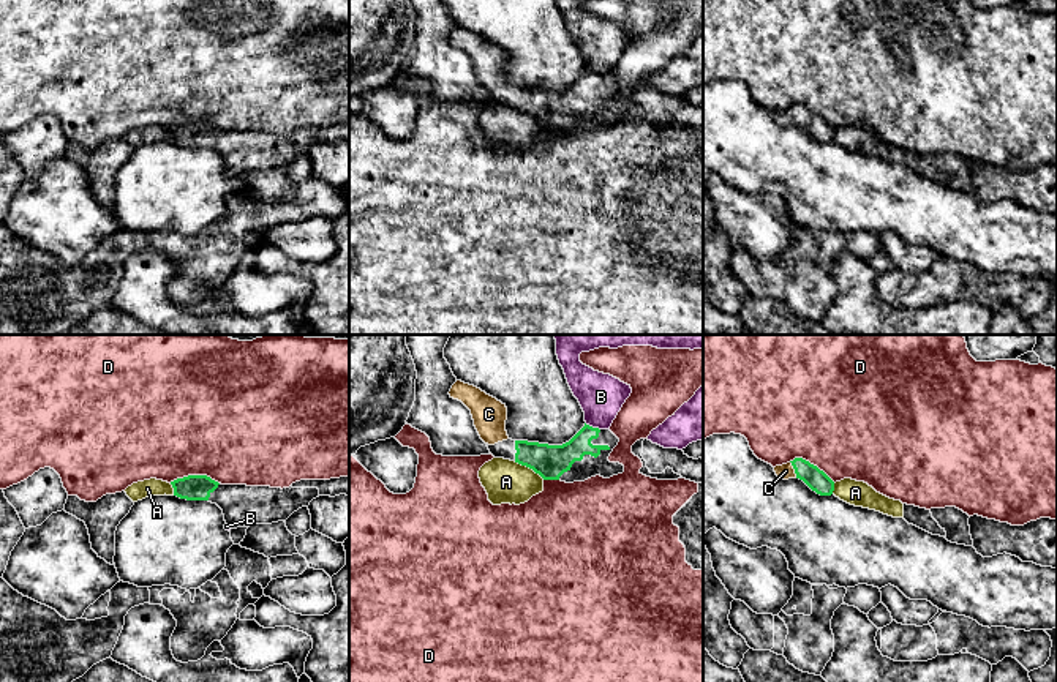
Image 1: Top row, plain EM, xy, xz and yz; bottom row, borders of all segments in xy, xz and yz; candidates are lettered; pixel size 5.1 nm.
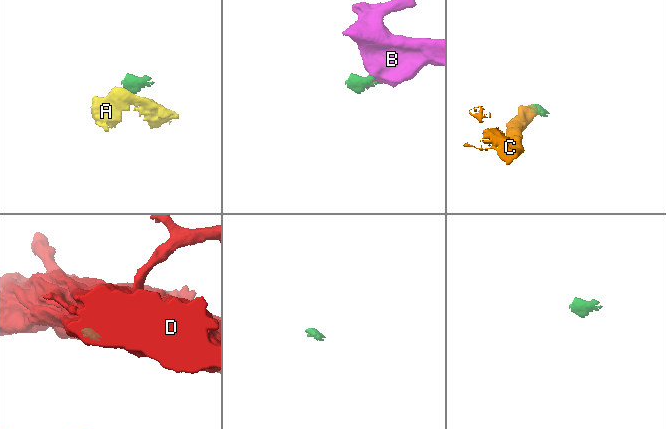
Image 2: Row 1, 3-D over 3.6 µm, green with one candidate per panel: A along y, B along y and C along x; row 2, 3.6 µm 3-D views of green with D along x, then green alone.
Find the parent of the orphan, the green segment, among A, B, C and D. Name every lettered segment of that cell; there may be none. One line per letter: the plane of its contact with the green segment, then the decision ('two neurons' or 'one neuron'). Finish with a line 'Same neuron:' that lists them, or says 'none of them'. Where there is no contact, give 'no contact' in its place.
A: xz | two neurons
B: xz | two neurons
C: yz | one neuron
D: xy | two neurons
Same neuron: C

